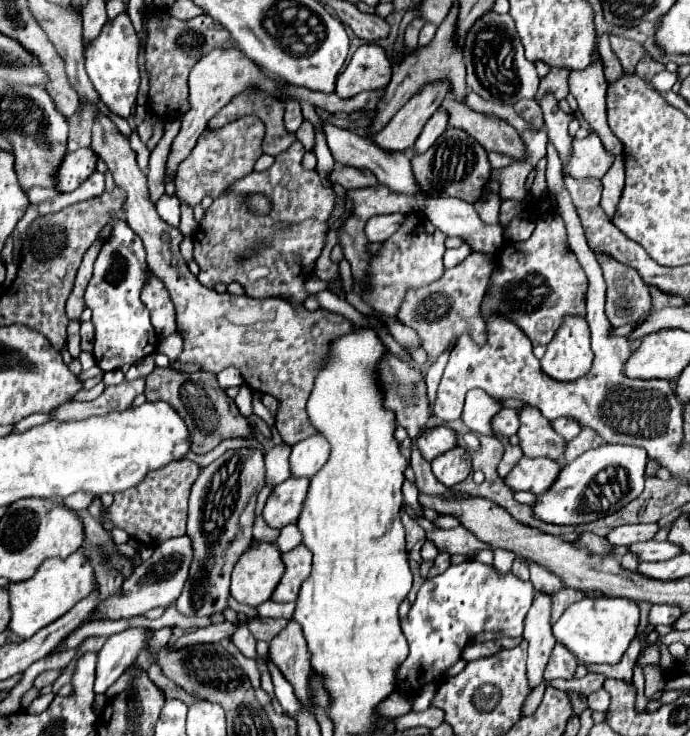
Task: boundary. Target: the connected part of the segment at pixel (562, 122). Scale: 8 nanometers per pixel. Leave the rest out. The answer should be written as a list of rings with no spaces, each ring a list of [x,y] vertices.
[[[543,97],[541,101],[543,109],[543,119],[545,119],[545,129],[549,133],[549,141],[557,147],[559,157],[567,157],[567,149],[571,149],[571,137],[567,133],[567,125],[571,123],[573,116],[563,113],[553,97]]]

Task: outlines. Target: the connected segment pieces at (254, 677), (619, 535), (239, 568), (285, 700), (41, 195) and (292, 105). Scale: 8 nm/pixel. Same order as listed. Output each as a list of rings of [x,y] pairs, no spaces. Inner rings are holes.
[[[223,639],[221,644],[237,659],[239,667],[241,667],[243,673],[249,677],[252,687],[254,689],[259,688],[261,686],[261,674],[257,668],[256,662],[253,659],[245,657],[230,639]]]
[[[647,523],[645,525],[621,525],[621,527],[615,527],[607,535],[607,541],[611,545],[631,545],[631,543],[637,543],[637,541],[651,541],[657,531],[659,531],[657,523],[651,523],[651,525],[647,525]]]
[[[257,543],[247,549],[231,573],[231,597],[257,607],[271,597],[283,577],[283,561],[277,545]]]
[[[267,661],[267,665],[269,665],[269,673],[271,673],[271,679],[275,685],[275,695],[283,707],[283,713],[289,717],[295,717],[299,713],[301,705],[293,693],[293,687],[287,683],[287,679],[281,675],[281,671],[271,661]]]
[[[31,187],[29,191],[25,191],[25,195],[29,197],[31,203],[39,203],[39,201],[43,201],[47,197],[53,197],[53,195],[58,194],[60,193],[54,188]]]
[[[287,101],[285,105],[285,129],[289,133],[295,133],[299,129],[299,125],[303,123],[303,115],[301,115],[301,107],[297,101]]]

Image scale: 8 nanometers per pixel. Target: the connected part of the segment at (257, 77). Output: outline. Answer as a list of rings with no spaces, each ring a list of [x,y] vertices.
[[[215,49],[211,51],[209,55],[205,55],[193,69],[191,69],[191,75],[189,75],[189,101],[191,101],[191,111],[187,111],[181,121],[181,131],[179,135],[175,137],[173,141],[173,147],[171,147],[171,153],[167,157],[167,165],[165,165],[165,183],[173,181],[175,177],[175,171],[179,167],[179,163],[191,153],[191,149],[195,147],[199,135],[207,129],[207,121],[217,113],[221,111],[237,93],[245,91],[245,89],[251,89],[251,87],[261,87],[261,89],[267,89],[273,97],[279,97],[283,99],[283,95],[289,95],[291,99],[305,99],[305,101],[311,101],[315,107],[323,107],[327,109],[329,113],[351,113],[351,111],[373,111],[375,105],[379,103],[379,97],[383,95],[383,91],[379,93],[361,93],[361,95],[355,95],[351,99],[339,99],[335,93],[331,95],[325,95],[325,93],[319,93],[319,91],[311,91],[311,89],[305,89],[305,87],[291,87],[291,85],[281,85],[281,83],[275,83],[271,81],[269,77],[265,77],[257,65],[253,61],[249,61],[241,51],[237,49]]]

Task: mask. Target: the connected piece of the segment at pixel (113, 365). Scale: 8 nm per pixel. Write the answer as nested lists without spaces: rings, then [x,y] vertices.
[[[115,219],[115,233],[101,249],[95,271],[85,291],[85,303],[93,311],[95,323],[95,361],[103,373],[119,369],[123,363],[135,363],[159,345],[159,337],[151,325],[149,311],[141,303],[141,289],[147,279],[145,247],[125,221]]]

